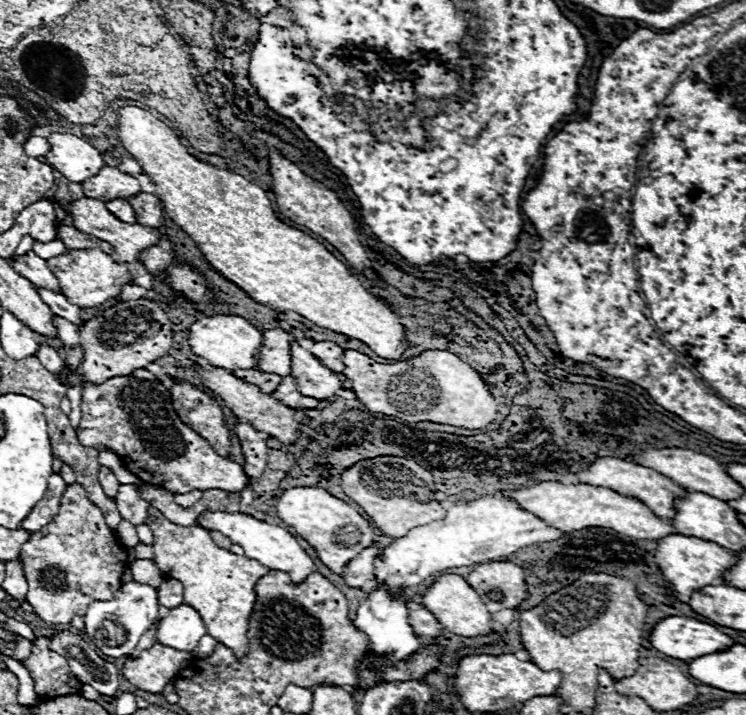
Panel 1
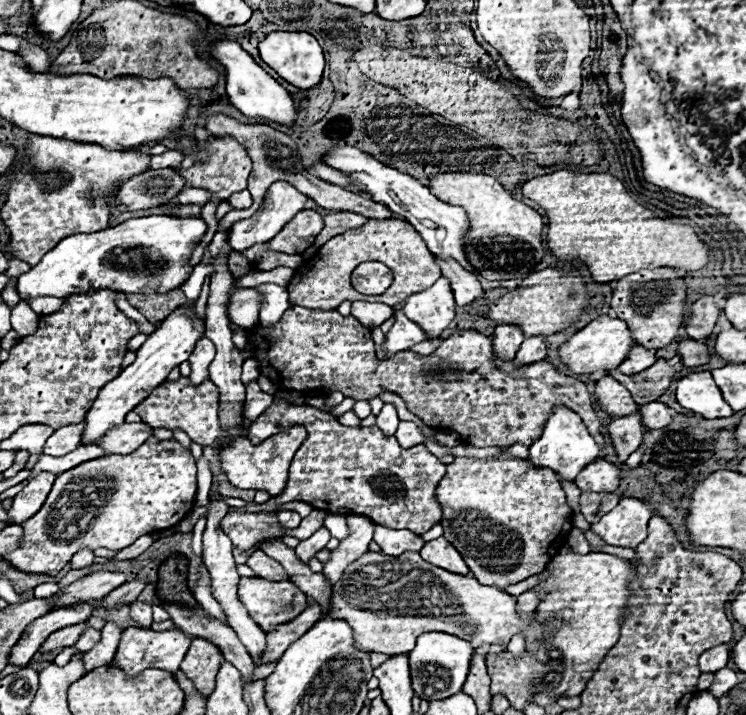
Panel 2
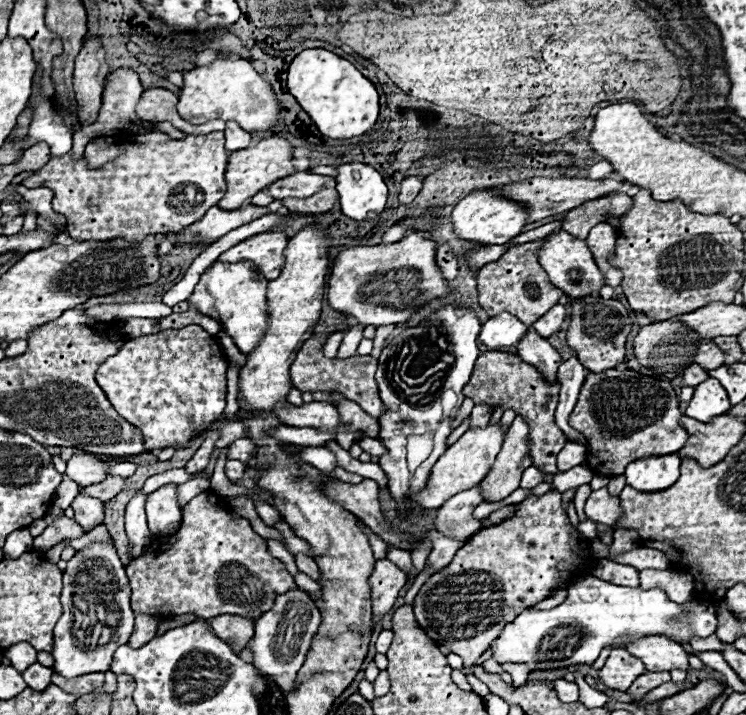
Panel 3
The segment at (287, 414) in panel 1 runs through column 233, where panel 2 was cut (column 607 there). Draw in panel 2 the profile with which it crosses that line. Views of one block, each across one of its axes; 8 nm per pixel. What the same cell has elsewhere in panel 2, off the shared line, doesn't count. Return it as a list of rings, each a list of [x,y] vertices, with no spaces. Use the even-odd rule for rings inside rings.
[[[604,376],[604,378],[600,378],[596,382],[594,396],[596,396],[598,404],[602,406],[602,410],[608,412],[614,418],[630,416],[632,412],[638,410],[638,404],[632,400],[632,396],[626,390],[626,386],[622,386],[612,376]]]

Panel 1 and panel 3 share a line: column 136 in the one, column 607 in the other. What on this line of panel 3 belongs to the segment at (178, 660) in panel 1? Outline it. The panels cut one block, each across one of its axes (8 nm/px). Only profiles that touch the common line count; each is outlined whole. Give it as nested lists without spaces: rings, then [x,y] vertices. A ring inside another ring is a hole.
[[[614,648],[612,656],[606,660],[606,664],[602,666],[602,670],[598,672],[598,678],[604,686],[608,686],[610,690],[622,690],[626,692],[630,688],[630,684],[644,674],[644,664],[630,656],[624,648]]]

